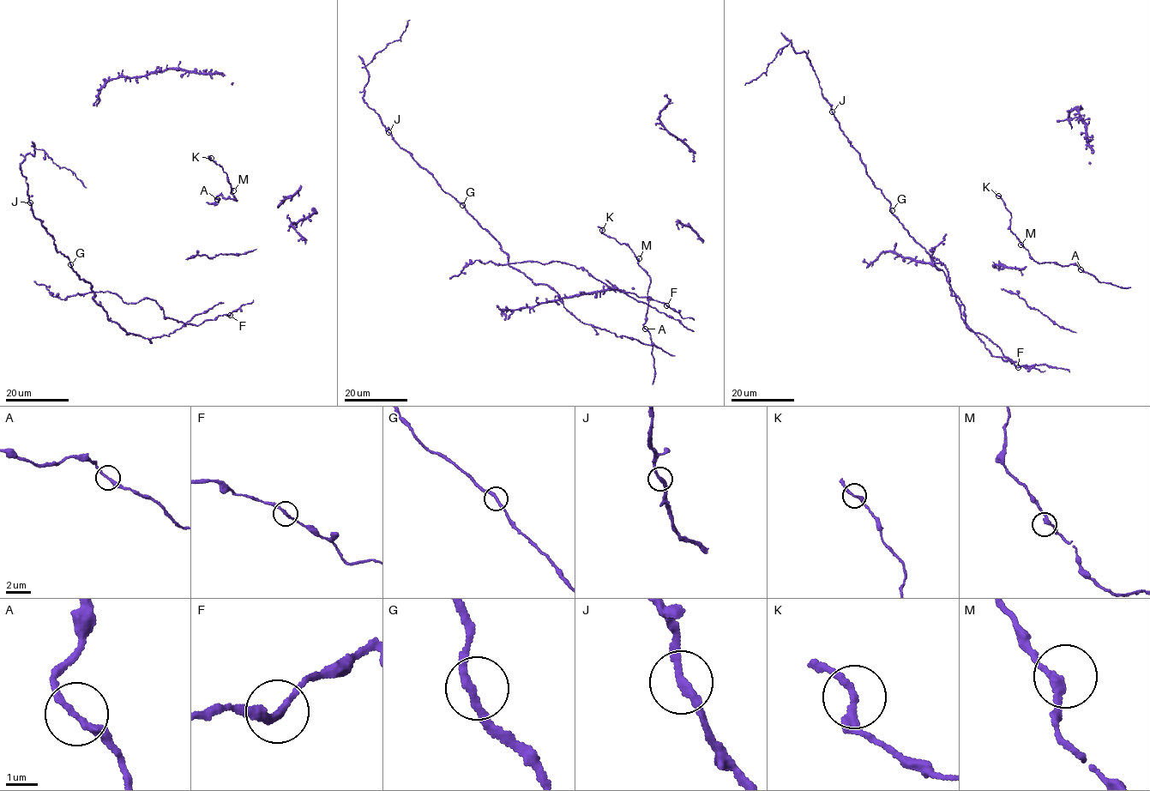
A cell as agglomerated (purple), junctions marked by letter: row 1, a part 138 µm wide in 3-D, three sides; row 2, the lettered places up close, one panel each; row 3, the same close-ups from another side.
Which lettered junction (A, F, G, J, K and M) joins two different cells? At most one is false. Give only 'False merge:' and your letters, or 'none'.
False merge: J

